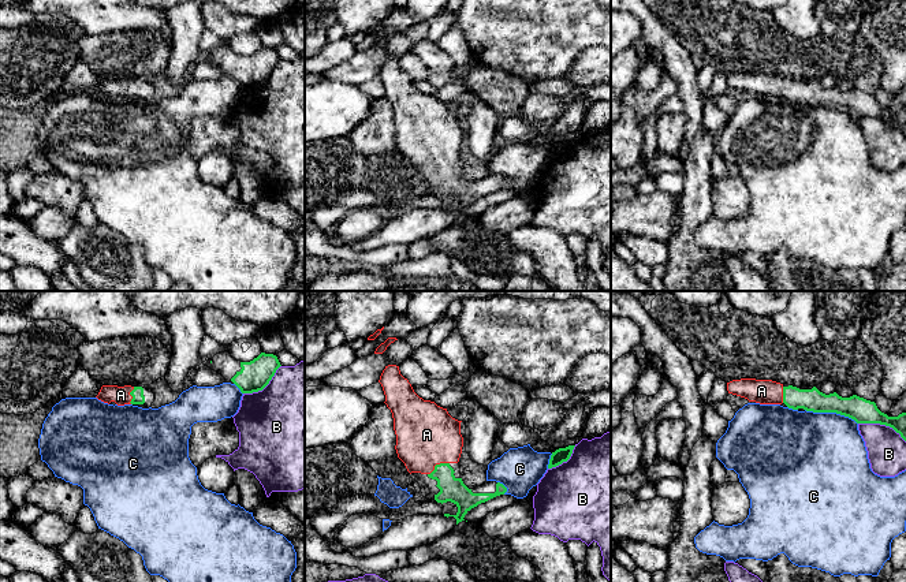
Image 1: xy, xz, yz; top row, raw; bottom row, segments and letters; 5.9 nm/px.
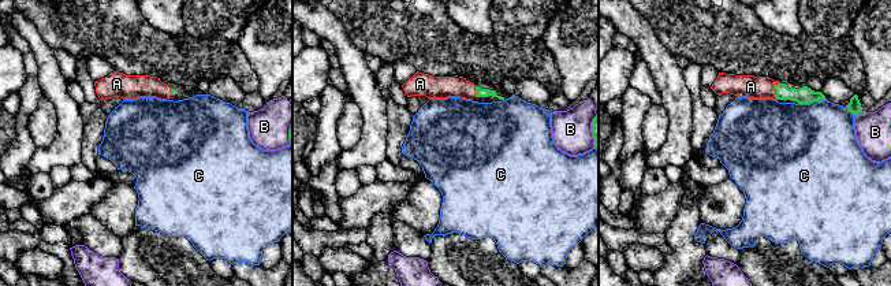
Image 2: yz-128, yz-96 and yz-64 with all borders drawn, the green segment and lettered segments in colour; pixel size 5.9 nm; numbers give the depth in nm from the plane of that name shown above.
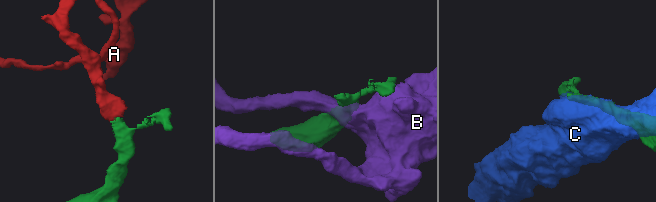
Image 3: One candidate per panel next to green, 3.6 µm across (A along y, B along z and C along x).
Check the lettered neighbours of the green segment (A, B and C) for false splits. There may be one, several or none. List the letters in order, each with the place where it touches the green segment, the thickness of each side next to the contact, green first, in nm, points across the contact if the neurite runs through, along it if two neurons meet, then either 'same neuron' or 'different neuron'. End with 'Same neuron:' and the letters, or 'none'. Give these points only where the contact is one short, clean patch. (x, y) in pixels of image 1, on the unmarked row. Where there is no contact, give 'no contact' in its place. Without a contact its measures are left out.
A: meets green in xz at (437, 159); 150 nm thick on the green side, 360 nm on the other; same neuron
B: meets green in yz at (883, 118); 140 nm thick on the green side, 220 nm on the other; different neuron
C: meets green in yz at (831, 105); 140 nm thick on the green side, 480 nm on the other; different neuron
Same neuron: A

